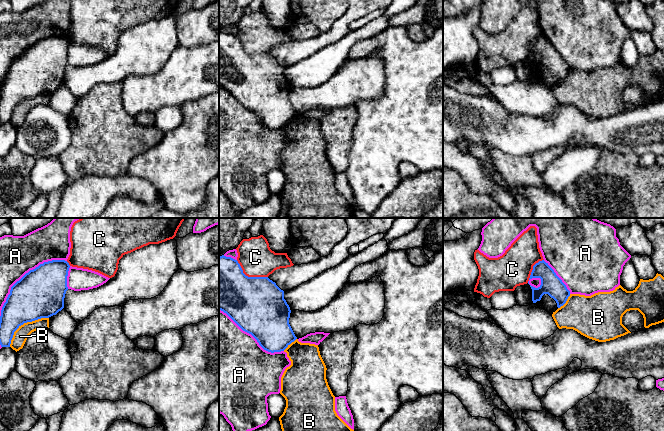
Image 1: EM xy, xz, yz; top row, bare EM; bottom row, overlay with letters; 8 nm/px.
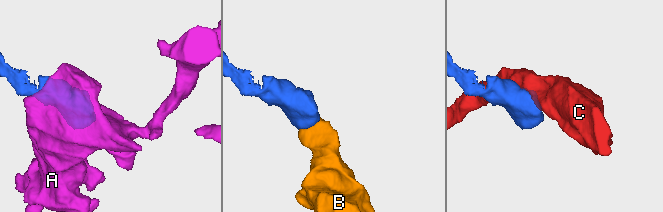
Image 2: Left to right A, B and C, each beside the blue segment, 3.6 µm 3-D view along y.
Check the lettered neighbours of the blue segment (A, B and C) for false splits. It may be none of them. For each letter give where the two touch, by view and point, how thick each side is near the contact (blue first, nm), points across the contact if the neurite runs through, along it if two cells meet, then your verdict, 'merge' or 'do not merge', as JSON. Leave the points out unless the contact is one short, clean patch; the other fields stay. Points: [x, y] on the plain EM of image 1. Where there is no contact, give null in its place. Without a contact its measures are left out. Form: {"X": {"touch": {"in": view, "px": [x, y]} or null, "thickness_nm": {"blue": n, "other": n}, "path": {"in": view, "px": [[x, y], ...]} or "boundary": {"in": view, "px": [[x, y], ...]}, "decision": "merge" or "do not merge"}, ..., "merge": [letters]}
{"A": {"touch": {"in": "xy", "px": [25, 50]}, "thickness_nm": {"blue": 400, "other": 300}, "decision": "do not merge"}, "B": {"touch": {"in": "xy", "px": [24, 98]}, "thickness_nm": {"blue": 380, "other": 120}, "decision": "do not merge"}, "C": {"touch": {"in": "xz", "px": [249, 53]}, "thickness_nm": {"blue": 440, "other": 280}, "decision": "do not merge"}, "merge": []}

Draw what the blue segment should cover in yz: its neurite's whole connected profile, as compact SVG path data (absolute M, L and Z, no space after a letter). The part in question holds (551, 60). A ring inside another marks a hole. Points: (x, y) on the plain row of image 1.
M544 36L539 37L533 42L529 56L532 54L541 55L541 61L538 64L530 61L533 79L540 77L544 70L548 70L553 74L556 77L558 84L566 79L570 72L570 67Z

